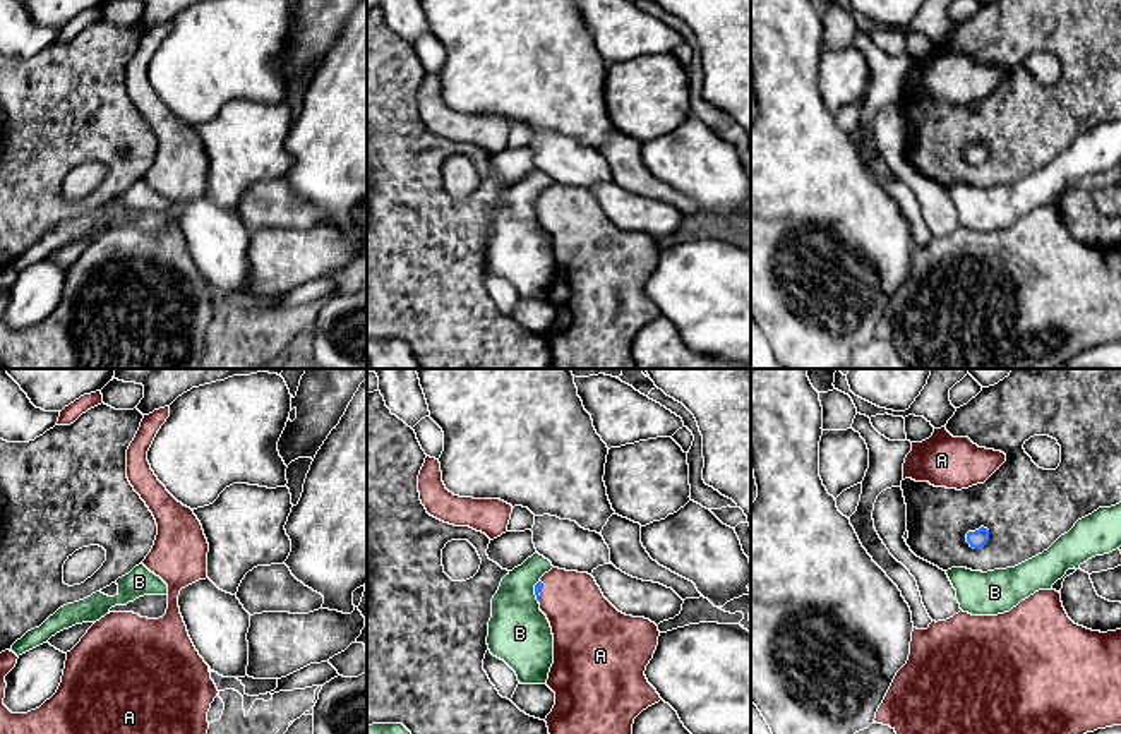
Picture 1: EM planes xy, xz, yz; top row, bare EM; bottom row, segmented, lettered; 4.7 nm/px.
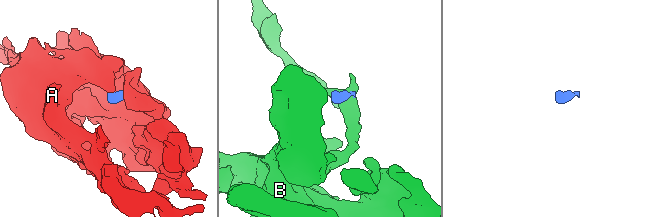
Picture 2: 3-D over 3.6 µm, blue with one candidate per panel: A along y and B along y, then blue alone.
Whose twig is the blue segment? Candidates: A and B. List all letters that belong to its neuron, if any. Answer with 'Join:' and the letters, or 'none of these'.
Join: A

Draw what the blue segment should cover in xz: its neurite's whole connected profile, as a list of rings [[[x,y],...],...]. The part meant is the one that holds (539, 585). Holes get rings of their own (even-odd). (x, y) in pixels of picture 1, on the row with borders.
[[[552,568],[535,585],[535,595],[554,635],[554,664],[547,686],[555,693],[555,705],[545,719],[549,734],[632,734],[634,719],[662,700],[644,676],[658,645],[658,626],[619,612],[588,573]]]

